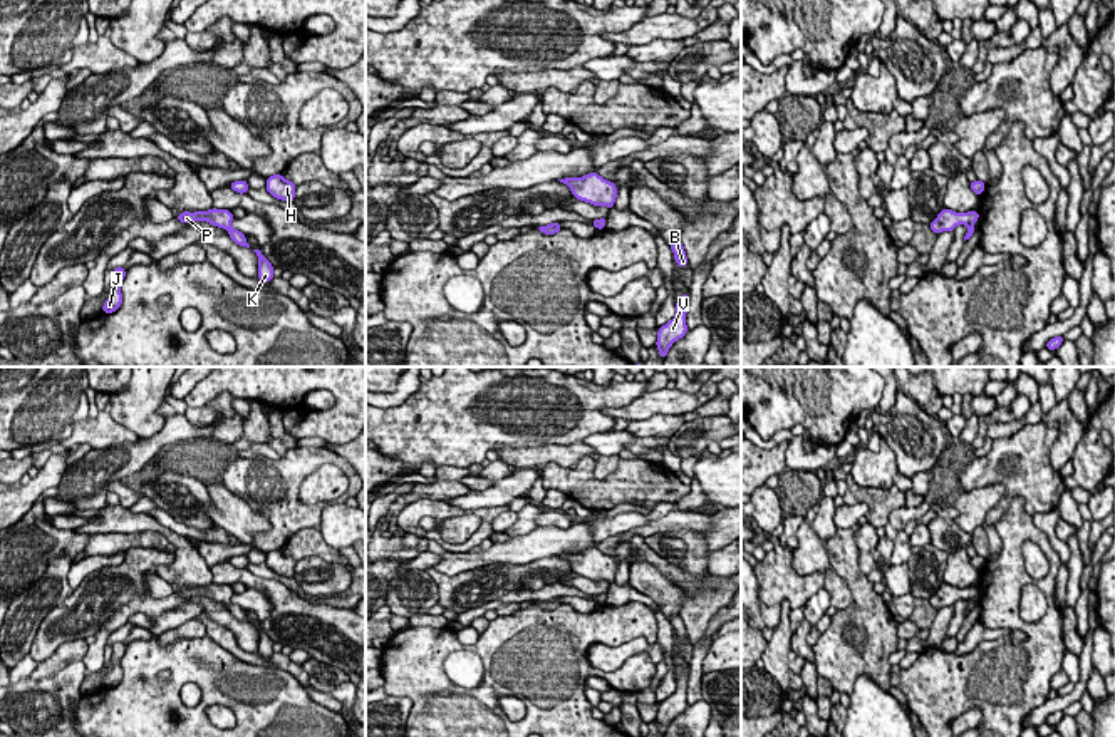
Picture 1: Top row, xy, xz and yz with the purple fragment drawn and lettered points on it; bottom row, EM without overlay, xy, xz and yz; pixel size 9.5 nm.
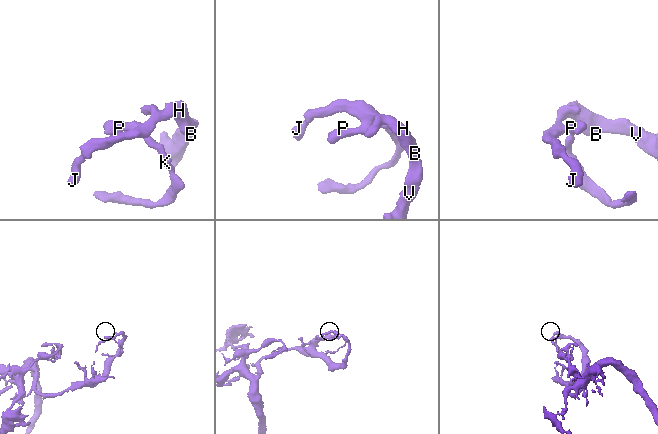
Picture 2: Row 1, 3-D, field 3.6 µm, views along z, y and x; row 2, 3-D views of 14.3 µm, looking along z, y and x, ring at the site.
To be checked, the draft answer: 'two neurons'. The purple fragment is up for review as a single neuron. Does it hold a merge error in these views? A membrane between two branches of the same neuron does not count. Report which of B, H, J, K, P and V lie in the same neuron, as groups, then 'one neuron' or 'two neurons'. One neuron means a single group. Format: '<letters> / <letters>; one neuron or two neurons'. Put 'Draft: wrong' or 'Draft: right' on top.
Draft: wrong
B H J K P V; one neuron

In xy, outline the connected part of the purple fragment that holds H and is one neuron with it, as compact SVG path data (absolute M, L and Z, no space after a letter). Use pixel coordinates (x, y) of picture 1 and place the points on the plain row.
M282 549L268 551L265 563L277 575L288 578L293 578L295 575L297 561L292 556L285 554Z

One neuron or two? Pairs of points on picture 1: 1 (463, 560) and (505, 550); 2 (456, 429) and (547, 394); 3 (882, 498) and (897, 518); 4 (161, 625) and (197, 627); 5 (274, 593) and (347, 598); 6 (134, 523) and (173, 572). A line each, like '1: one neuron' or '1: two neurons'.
1: one neuron
2: one neuron
3: two neurons
4: two neurons
5: two neurons
6: one neuron

